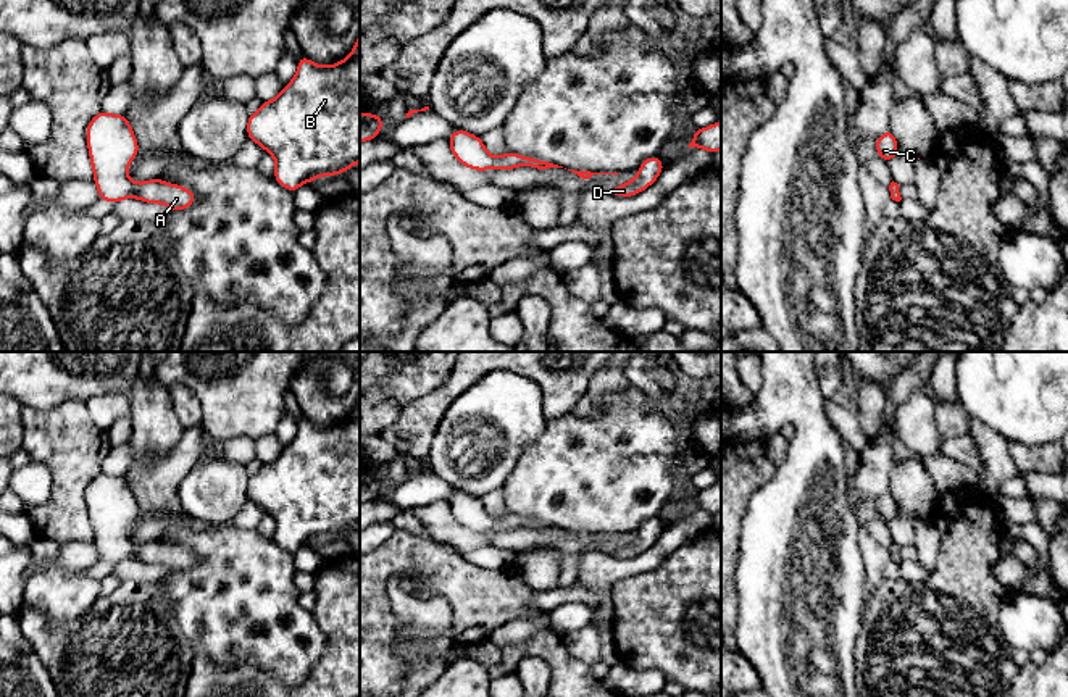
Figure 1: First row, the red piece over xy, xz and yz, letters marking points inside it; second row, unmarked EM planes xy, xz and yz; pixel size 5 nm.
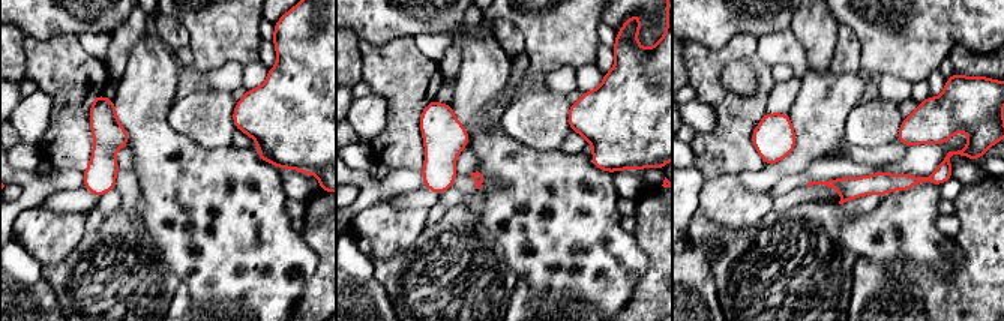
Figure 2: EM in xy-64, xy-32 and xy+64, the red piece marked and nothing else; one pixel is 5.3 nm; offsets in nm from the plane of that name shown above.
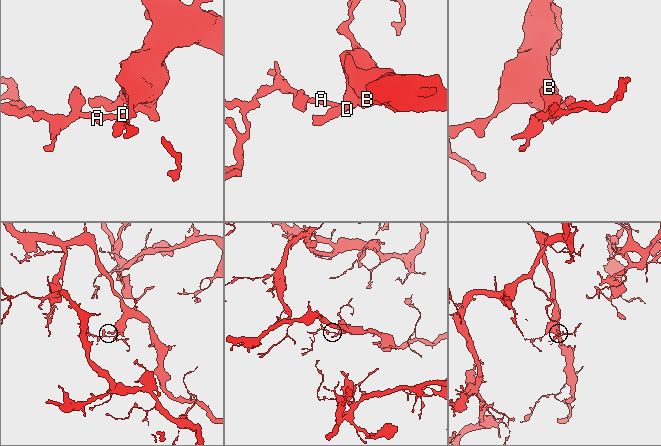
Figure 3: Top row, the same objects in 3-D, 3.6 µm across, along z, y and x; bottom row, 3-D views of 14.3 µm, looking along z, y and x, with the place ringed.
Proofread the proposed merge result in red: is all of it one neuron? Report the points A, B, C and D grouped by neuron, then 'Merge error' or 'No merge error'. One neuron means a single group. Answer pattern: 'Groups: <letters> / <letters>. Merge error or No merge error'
Groups: A B C D. No merge error

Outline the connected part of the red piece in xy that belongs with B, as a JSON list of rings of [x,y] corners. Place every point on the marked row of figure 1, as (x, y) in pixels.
[[[360,34],[352,53],[336,65],[318,66],[302,53],[294,79],[276,98],[263,102],[260,110],[248,116],[247,136],[274,157],[274,179],[290,192],[316,177],[339,176],[353,168],[360,161]]]

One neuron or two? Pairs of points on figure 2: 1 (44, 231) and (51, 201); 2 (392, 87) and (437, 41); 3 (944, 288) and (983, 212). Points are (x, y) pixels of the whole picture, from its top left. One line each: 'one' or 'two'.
1: two
2: two
3: one

